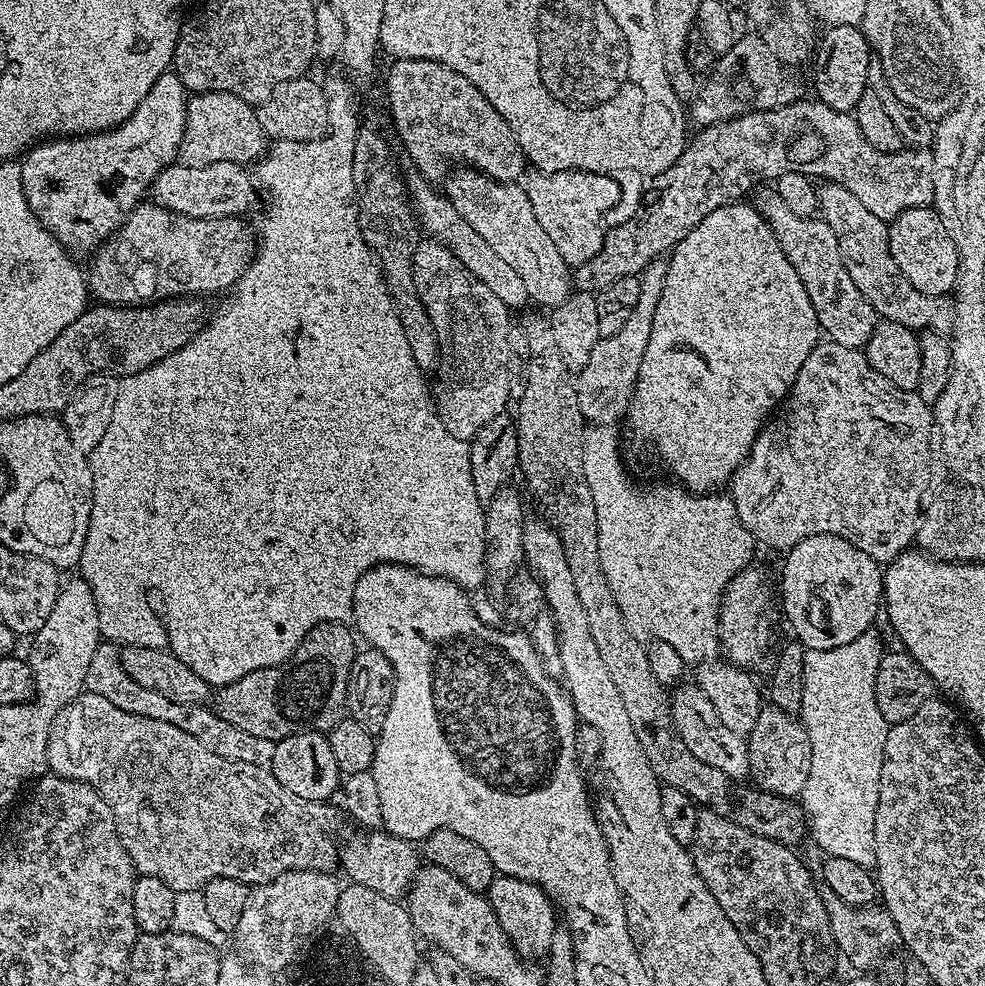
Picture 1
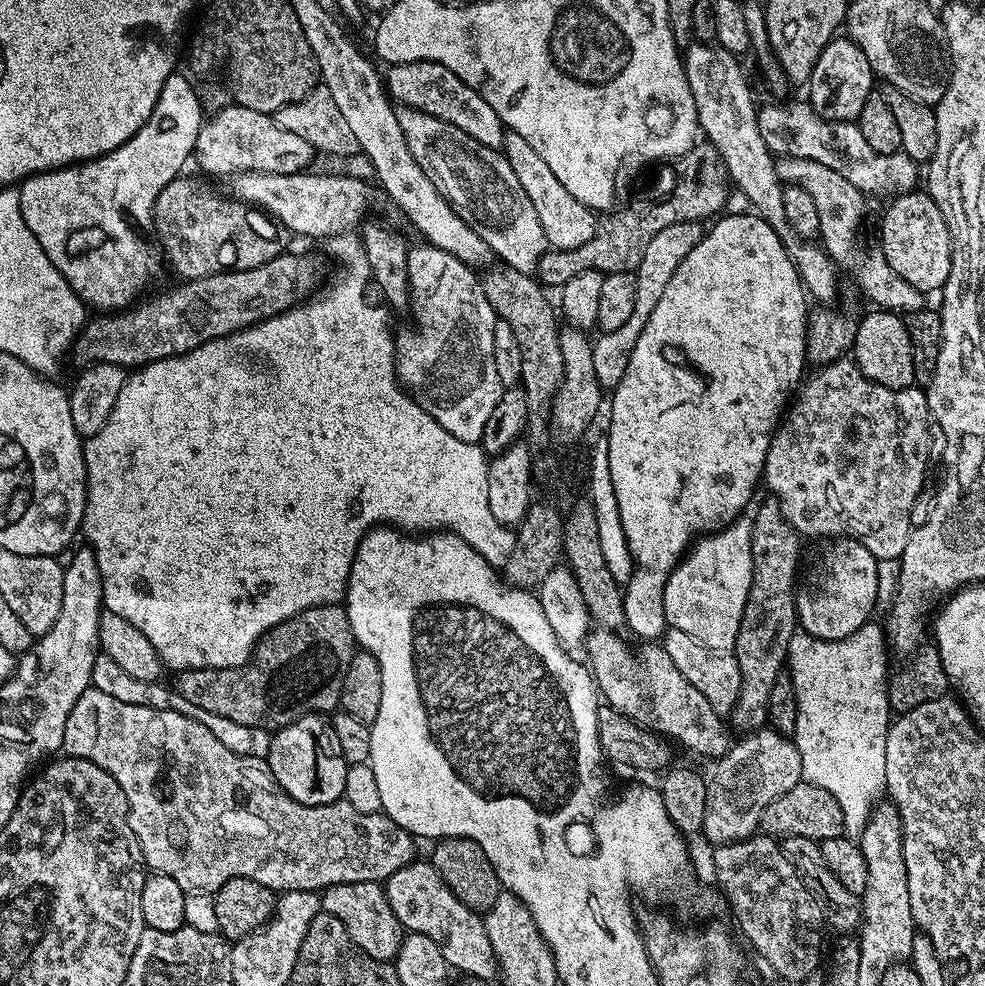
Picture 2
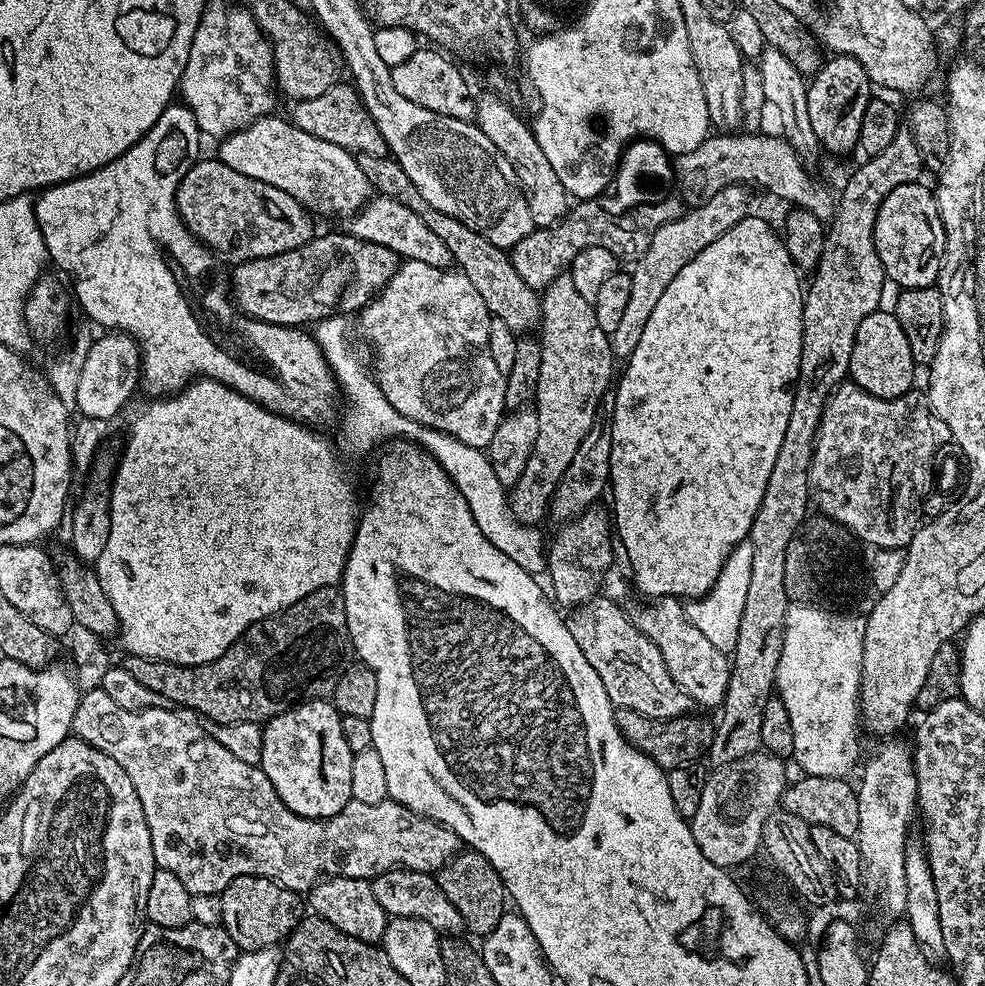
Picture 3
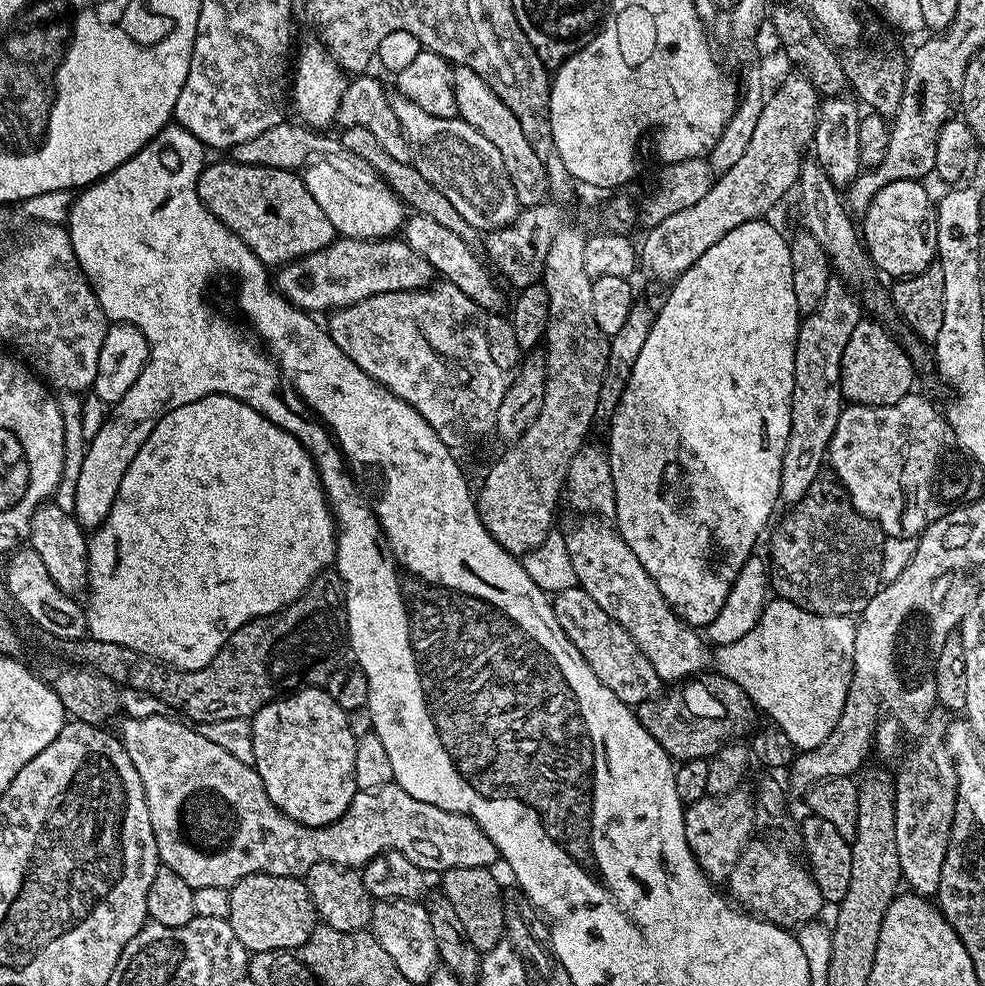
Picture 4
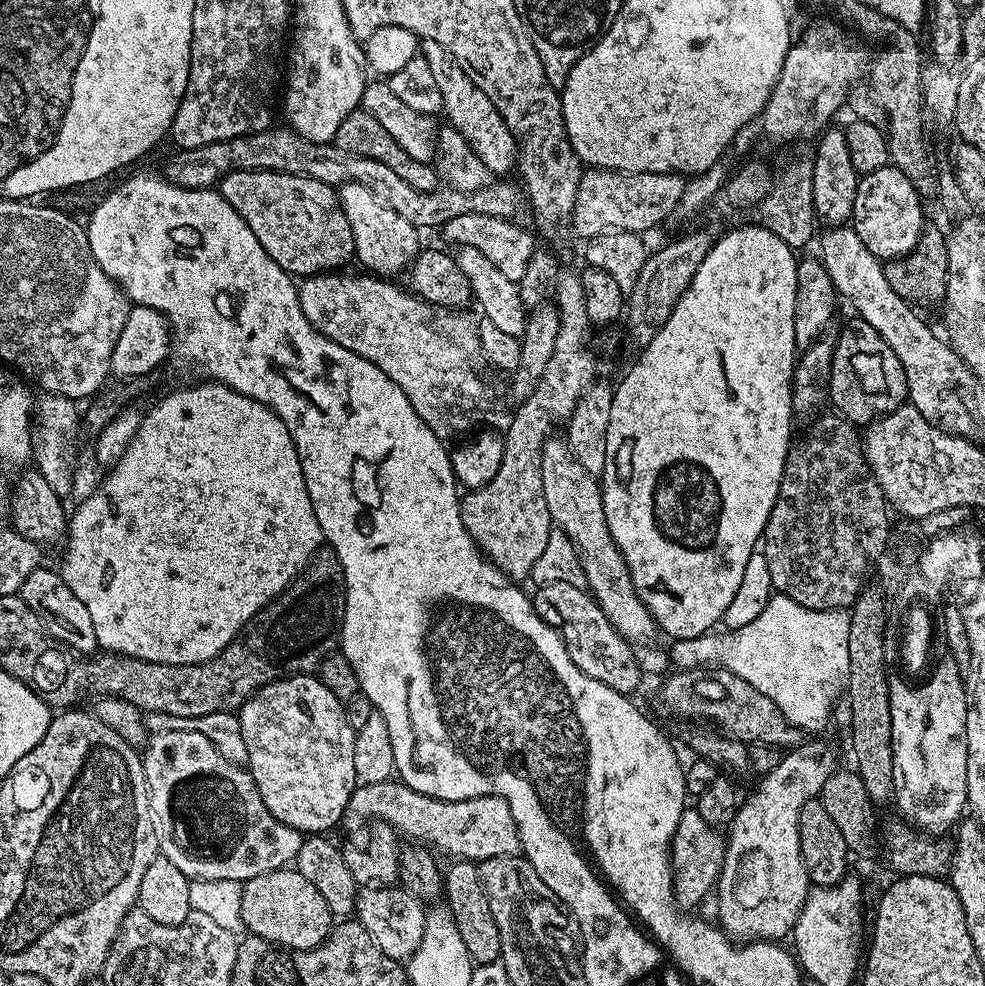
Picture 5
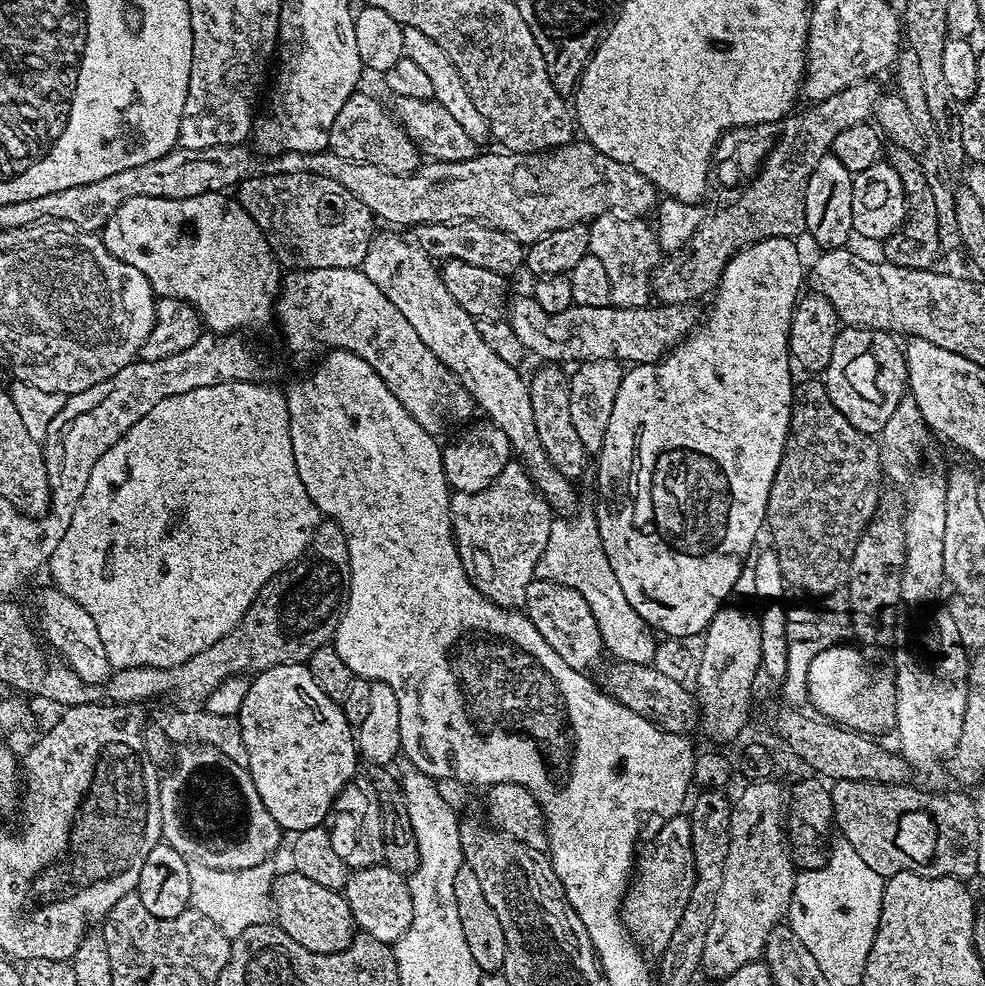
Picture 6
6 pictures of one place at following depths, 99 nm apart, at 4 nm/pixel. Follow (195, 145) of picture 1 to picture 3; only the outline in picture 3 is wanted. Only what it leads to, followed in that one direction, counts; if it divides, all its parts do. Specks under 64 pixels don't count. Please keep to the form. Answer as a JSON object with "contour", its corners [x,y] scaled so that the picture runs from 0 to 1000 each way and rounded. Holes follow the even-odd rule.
{"contour":[[[284,116],[267,118],[241,134],[222,143],[223,154],[221,160],[234,172],[242,172],[242,176],[250,176],[250,181],[258,181],[262,185],[274,185],[274,189],[282,189],[282,193],[290,193],[290,197],[297,199],[310,210],[323,211],[327,215],[342,215],[346,221],[352,221],[358,215],[365,214],[379,198],[378,187],[368,176],[368,168],[363,168],[361,158],[352,154],[347,148],[339,148],[339,144],[331,144],[327,140],[319,140],[319,136],[311,136],[297,126],[295,121],[284,119]]]}

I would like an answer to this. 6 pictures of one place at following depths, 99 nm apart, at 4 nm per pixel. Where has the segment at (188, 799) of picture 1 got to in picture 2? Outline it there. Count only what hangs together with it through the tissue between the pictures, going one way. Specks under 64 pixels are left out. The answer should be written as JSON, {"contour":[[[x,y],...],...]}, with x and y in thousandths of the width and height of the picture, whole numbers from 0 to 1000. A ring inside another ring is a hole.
{"contour":[[[92,696],[85,699],[83,708],[79,708],[79,712],[75,712],[75,720],[71,720],[71,728],[67,728],[67,740],[65,741],[64,762],[75,771],[90,771],[95,773],[95,777],[104,777],[104,781],[108,781],[120,793],[120,797],[124,797],[124,805],[128,805],[128,813],[130,814],[130,837],[136,842],[136,846],[142,855],[142,861],[146,867],[147,877],[154,884],[163,884],[173,890],[177,890],[177,895],[181,895],[181,899],[185,899],[188,907],[196,905],[210,905],[218,907],[225,898],[234,895],[234,890],[254,890],[258,895],[262,895],[266,899],[275,901],[281,907],[289,905],[320,905],[324,906],[330,901],[334,901],[337,897],[346,897],[347,895],[376,895],[377,892],[389,895],[396,890],[396,886],[400,886],[400,882],[408,882],[408,878],[419,875],[420,869],[423,867],[418,845],[414,844],[408,838],[404,838],[404,834],[400,834],[396,829],[390,827],[389,823],[382,825],[370,826],[359,822],[355,813],[350,809],[340,811],[338,815],[328,815],[327,817],[311,817],[307,813],[298,813],[298,809],[294,809],[294,805],[290,805],[290,801],[286,801],[286,797],[282,797],[282,793],[276,788],[276,782],[272,780],[265,772],[254,769],[253,767],[243,767],[238,765],[238,761],[229,761],[229,757],[225,757],[225,753],[221,753],[221,748],[217,748],[217,744],[213,744],[213,740],[209,740],[209,736],[205,736],[200,730],[193,726],[187,726],[182,720],[156,720],[152,716],[132,716],[132,712],[120,712],[120,708],[112,708],[112,704],[104,704],[104,700]]]}

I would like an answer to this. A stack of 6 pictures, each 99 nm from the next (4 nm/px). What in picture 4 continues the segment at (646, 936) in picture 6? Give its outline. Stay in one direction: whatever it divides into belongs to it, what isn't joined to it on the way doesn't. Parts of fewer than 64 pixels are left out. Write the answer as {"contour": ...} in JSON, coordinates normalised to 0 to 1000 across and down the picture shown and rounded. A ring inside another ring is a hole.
{"contour":[[[750,798],[736,807],[714,807],[694,820],[696,854],[701,854],[701,862],[709,878],[724,895],[738,894],[749,870],[764,851],[768,839],[765,807],[763,803],[755,802],[754,798]]]}

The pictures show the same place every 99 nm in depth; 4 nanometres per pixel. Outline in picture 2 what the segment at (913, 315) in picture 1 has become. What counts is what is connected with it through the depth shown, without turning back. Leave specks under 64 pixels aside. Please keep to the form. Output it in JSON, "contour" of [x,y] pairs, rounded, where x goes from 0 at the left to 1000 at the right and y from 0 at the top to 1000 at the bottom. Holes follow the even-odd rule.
{"contour":[[[798,158],[789,161],[787,165],[788,175],[797,188],[814,189],[814,193],[818,193],[818,197],[826,201],[826,209],[830,209],[830,225],[837,255],[854,275],[863,276],[878,300],[888,307],[886,308],[888,311],[916,318],[931,316],[939,311],[939,297],[924,290],[915,279],[909,278],[897,256],[892,254],[879,256],[871,252],[871,231],[877,221],[879,201],[869,189],[864,188],[855,176],[843,172],[843,168],[835,168],[835,164]]]}

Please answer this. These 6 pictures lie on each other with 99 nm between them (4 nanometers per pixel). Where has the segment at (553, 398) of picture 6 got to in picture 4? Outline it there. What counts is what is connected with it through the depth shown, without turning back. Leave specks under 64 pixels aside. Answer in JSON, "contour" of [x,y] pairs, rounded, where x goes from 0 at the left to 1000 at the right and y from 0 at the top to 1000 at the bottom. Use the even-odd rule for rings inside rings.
{"contour":[[[596,526],[575,544],[586,593],[593,596],[595,602],[599,602],[599,606],[603,606],[603,611],[607,611],[607,615],[640,643],[640,647],[644,647],[648,659],[660,667],[660,675],[664,675],[671,692],[694,692],[714,683],[721,673],[721,661],[715,658],[716,646],[712,642],[711,646],[703,638],[706,636],[676,611],[664,586],[660,586],[632,546],[620,534],[617,537],[612,526]]]}

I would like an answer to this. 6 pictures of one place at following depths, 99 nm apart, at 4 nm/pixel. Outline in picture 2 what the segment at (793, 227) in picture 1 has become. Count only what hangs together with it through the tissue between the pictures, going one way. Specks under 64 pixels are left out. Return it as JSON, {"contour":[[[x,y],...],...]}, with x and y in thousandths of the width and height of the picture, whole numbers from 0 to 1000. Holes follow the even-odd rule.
{"contour":[[[703,43],[697,46],[696,52],[692,57],[694,63],[694,74],[701,83],[701,95],[705,95],[705,108],[707,109],[707,125],[717,137],[718,145],[726,148],[729,156],[735,161],[739,168],[739,177],[742,186],[751,190],[751,195],[764,207],[766,214],[777,225],[784,230],[790,237],[790,241],[796,247],[801,262],[806,266],[809,276],[812,278],[812,284],[816,287],[819,299],[825,305],[834,309],[842,309],[849,300],[849,278],[851,271],[836,251],[828,245],[817,245],[812,242],[810,237],[798,225],[798,209],[794,209],[794,197],[797,188],[794,186],[792,178],[788,175],[788,165],[785,155],[781,154],[778,144],[772,135],[772,121],[770,119],[770,104],[763,98],[763,89],[755,79],[755,71],[751,67],[752,63],[746,56],[739,53],[732,47],[724,47],[719,43]]]}

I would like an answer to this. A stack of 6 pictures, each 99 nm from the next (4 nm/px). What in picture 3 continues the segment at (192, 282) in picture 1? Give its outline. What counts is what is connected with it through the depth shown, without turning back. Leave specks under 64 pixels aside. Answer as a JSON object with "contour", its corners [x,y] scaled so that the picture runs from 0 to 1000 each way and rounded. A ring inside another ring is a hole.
{"contour":[[[222,160],[207,161],[200,161],[197,168],[189,171],[179,194],[179,212],[187,222],[187,230],[220,261],[228,260],[235,266],[270,262],[298,254],[317,242],[314,212],[290,193],[250,181],[250,176],[234,172]]]}

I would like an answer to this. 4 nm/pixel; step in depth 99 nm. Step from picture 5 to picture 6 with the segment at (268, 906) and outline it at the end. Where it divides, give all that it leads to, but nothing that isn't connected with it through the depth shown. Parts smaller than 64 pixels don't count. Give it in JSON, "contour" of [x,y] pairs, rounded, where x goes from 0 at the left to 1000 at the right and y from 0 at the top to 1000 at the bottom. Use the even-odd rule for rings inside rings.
{"contour":[[[291,883],[279,889],[278,904],[274,910],[278,918],[279,936],[290,943],[303,959],[311,959],[311,963],[319,968],[339,968],[355,960],[362,940],[348,904],[340,905],[331,899],[323,899],[323,895],[303,883]]]}

